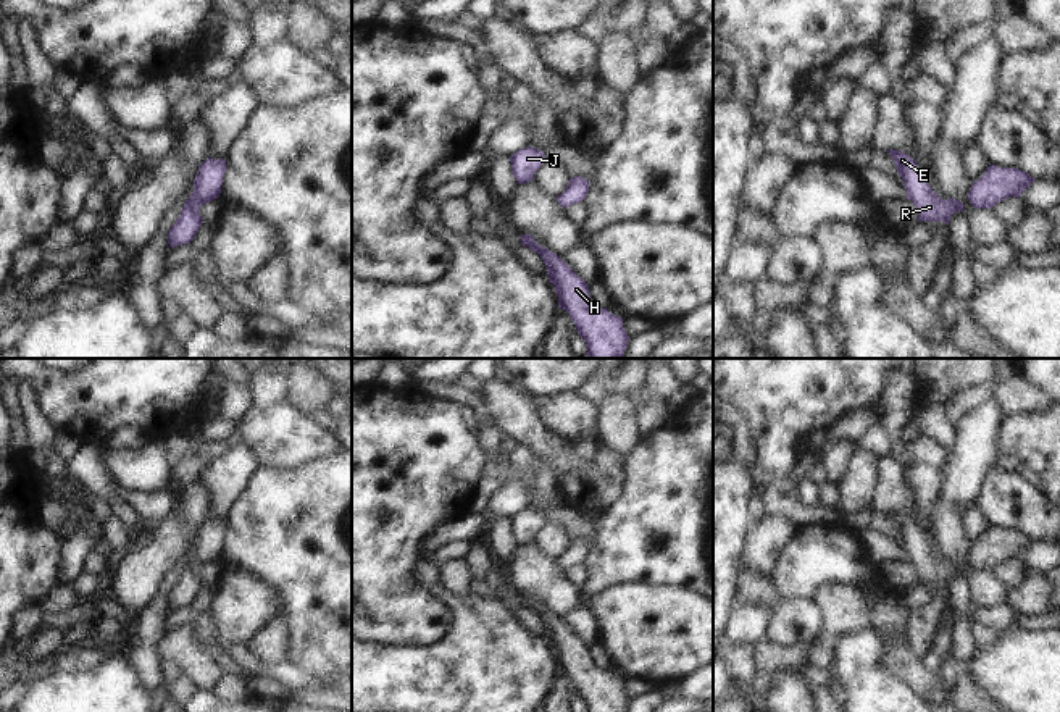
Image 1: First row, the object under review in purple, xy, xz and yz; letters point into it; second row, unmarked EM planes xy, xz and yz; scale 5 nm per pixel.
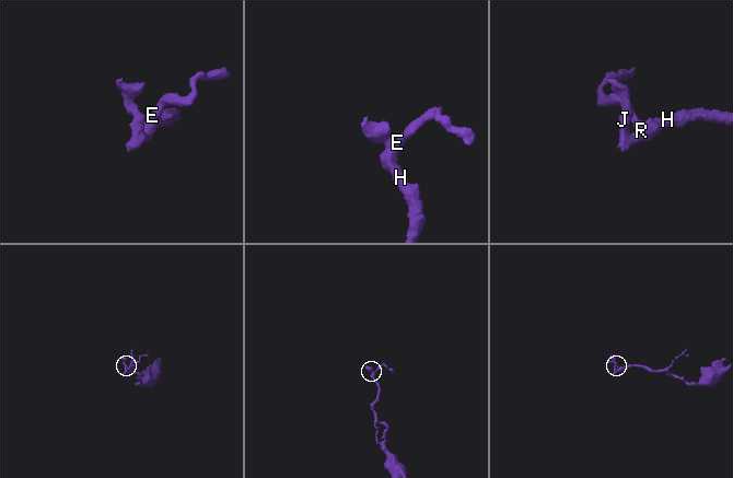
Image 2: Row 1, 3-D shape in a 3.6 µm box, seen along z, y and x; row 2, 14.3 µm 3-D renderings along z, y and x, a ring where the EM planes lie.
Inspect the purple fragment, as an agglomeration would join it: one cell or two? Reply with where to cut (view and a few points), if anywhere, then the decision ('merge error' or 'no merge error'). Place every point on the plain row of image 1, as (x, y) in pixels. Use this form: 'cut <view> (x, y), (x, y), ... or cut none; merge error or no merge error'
cut none; no merge error

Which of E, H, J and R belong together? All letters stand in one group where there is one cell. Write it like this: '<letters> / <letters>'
E H J R

